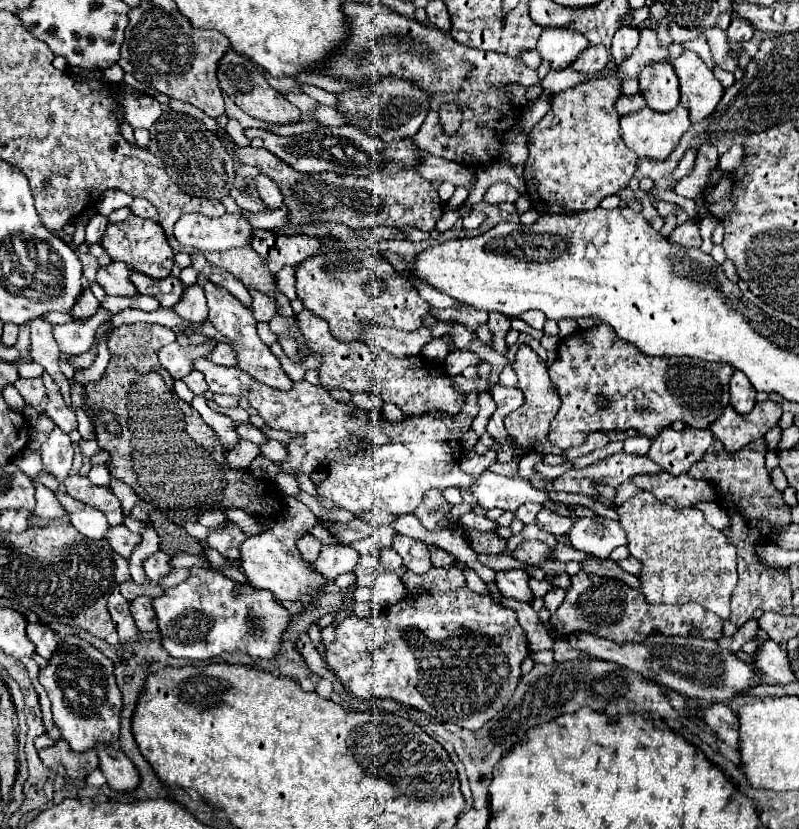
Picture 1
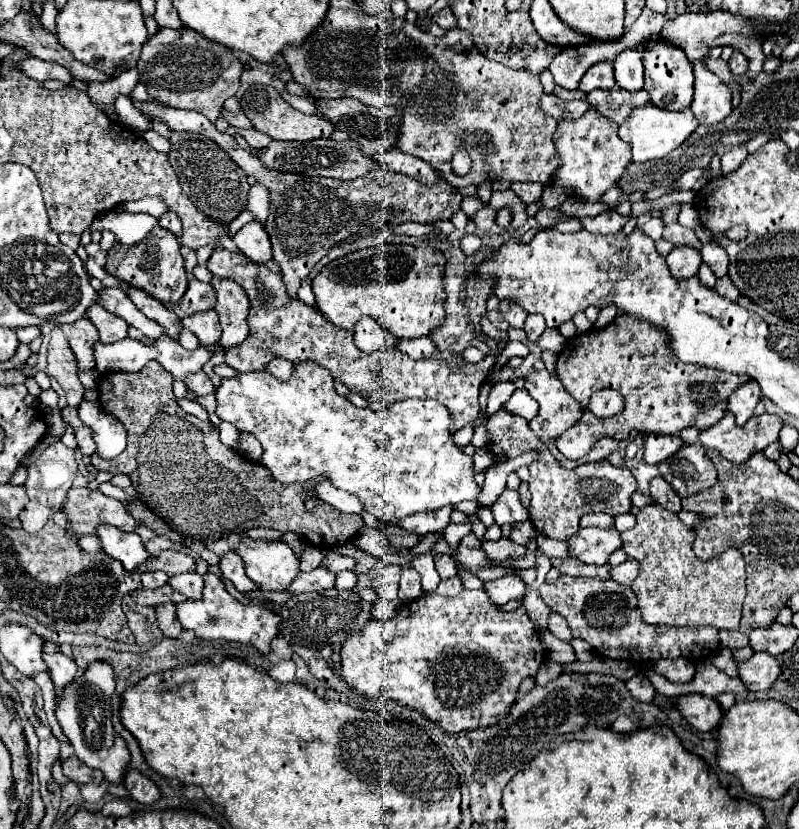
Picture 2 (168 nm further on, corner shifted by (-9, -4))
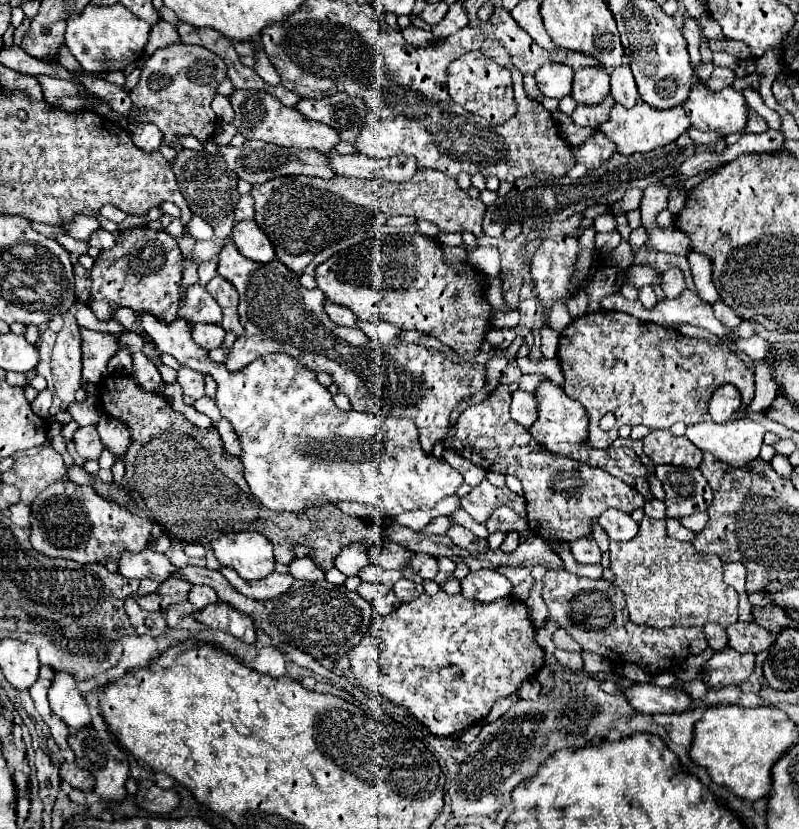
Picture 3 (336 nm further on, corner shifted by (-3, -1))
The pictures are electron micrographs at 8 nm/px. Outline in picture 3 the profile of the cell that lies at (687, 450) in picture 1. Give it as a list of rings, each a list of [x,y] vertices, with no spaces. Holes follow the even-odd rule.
[[[655,467],[657,479],[665,489],[665,505],[669,519],[681,519],[697,511],[707,511],[713,493],[699,469]]]

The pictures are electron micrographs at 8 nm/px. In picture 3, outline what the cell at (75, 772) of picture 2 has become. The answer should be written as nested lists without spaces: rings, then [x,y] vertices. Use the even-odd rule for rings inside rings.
[[[63,763],[61,765],[61,779],[65,783],[69,783],[73,789],[81,789],[81,791],[93,789],[91,775],[85,769],[81,769],[77,763]]]

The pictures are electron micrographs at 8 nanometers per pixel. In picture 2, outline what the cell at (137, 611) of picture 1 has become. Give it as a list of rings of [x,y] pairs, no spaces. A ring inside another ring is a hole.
[[[159,604],[159,606],[155,606],[155,614],[157,614],[157,624],[159,624],[161,632],[167,638],[177,638],[183,628],[175,616],[175,604]]]

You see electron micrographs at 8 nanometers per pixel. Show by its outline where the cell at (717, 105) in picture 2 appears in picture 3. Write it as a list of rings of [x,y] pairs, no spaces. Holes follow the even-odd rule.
[[[697,81],[683,107],[691,125],[699,127],[699,131],[733,129],[743,125],[747,119],[745,97],[739,91],[725,87],[723,91],[711,95],[711,91],[703,91],[701,81]]]

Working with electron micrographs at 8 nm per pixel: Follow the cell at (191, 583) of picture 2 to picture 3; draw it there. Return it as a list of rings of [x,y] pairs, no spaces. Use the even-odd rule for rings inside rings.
[[[193,585],[191,595],[189,595],[189,603],[193,603],[197,609],[205,609],[207,605],[219,603],[219,597],[217,597],[217,593],[215,593],[211,587]]]

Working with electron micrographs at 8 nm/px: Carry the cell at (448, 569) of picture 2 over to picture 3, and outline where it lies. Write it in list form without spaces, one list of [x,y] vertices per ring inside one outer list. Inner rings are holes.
[[[415,553],[407,563],[405,563],[405,567],[409,567],[409,569],[413,569],[421,579],[433,579],[437,573],[439,573],[439,569],[437,569],[437,559],[435,557],[431,557],[431,555],[425,555],[425,553]]]

